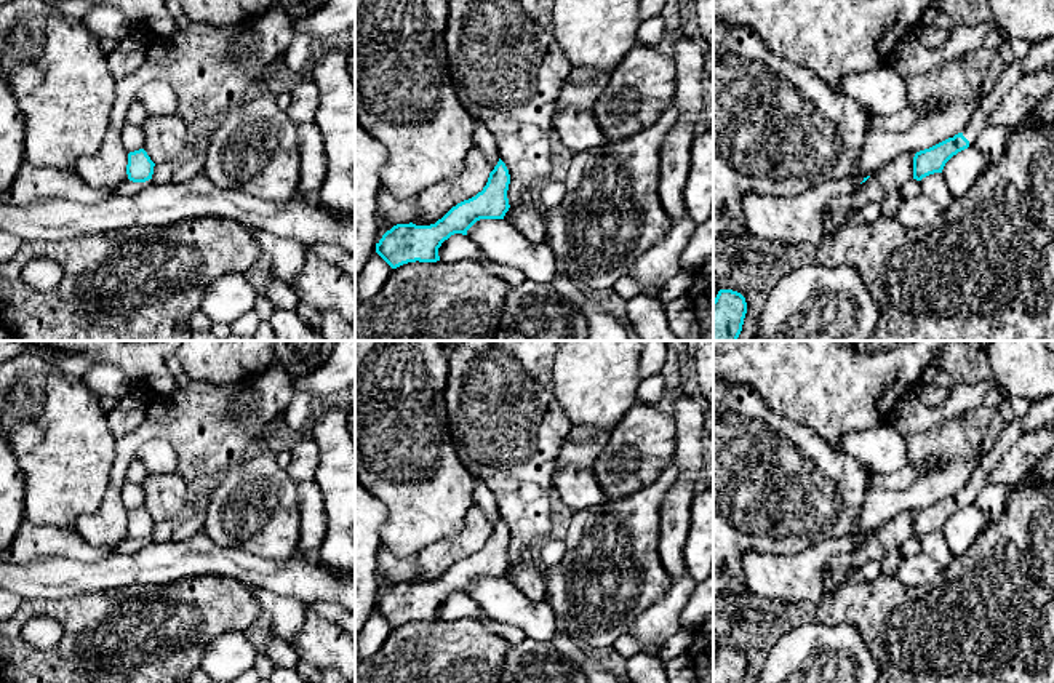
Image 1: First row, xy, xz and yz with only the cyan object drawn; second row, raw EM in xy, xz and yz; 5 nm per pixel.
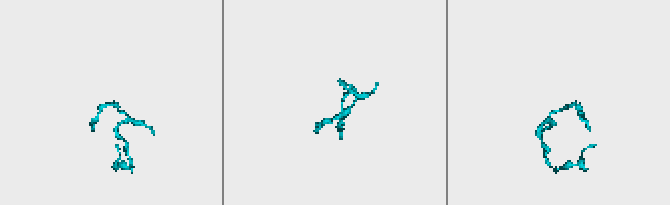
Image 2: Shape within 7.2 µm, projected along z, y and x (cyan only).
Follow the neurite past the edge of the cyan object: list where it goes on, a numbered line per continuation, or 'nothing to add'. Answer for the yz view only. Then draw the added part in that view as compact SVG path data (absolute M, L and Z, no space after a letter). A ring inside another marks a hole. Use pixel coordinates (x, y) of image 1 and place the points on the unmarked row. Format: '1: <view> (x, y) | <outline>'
1: yz (1040, 413) | M1054 395L1032 403L1028 413L1024 417L1006 424L993 448L979 459L979 464L971 480L961 489L963 494L969 499L969 504L974 504L979 493L988 485L988 475L1001 462L1004 453L1009 451L1009 448L1024 433L1030 430L1038 430L1052 421Z

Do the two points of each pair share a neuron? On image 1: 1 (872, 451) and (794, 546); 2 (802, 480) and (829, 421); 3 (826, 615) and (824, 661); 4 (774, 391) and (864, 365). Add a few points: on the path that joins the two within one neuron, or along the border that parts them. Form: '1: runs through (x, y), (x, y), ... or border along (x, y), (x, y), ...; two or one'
1: border along (835, 447), (874, 472); two
2: border along (787, 418), (814, 431), (835, 447); two
3: border along (819, 621), (826, 624), (850, 624), (861, 639); two
4: runs through (797, 368), (800, 365), (842, 365); one

